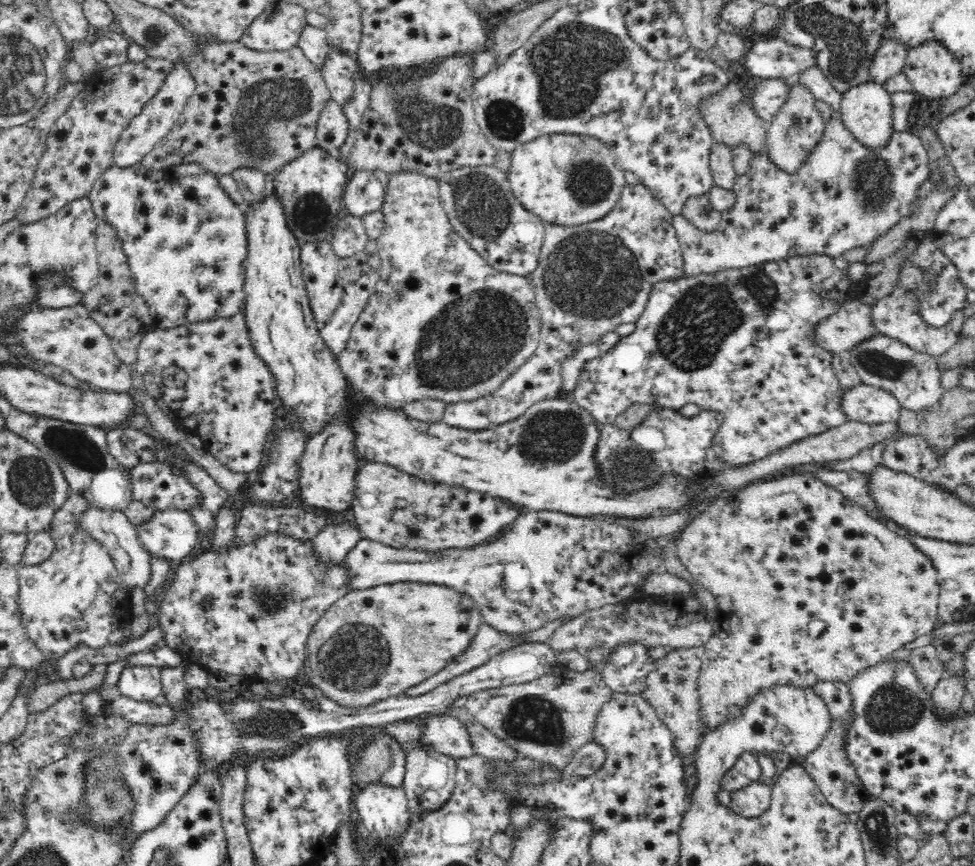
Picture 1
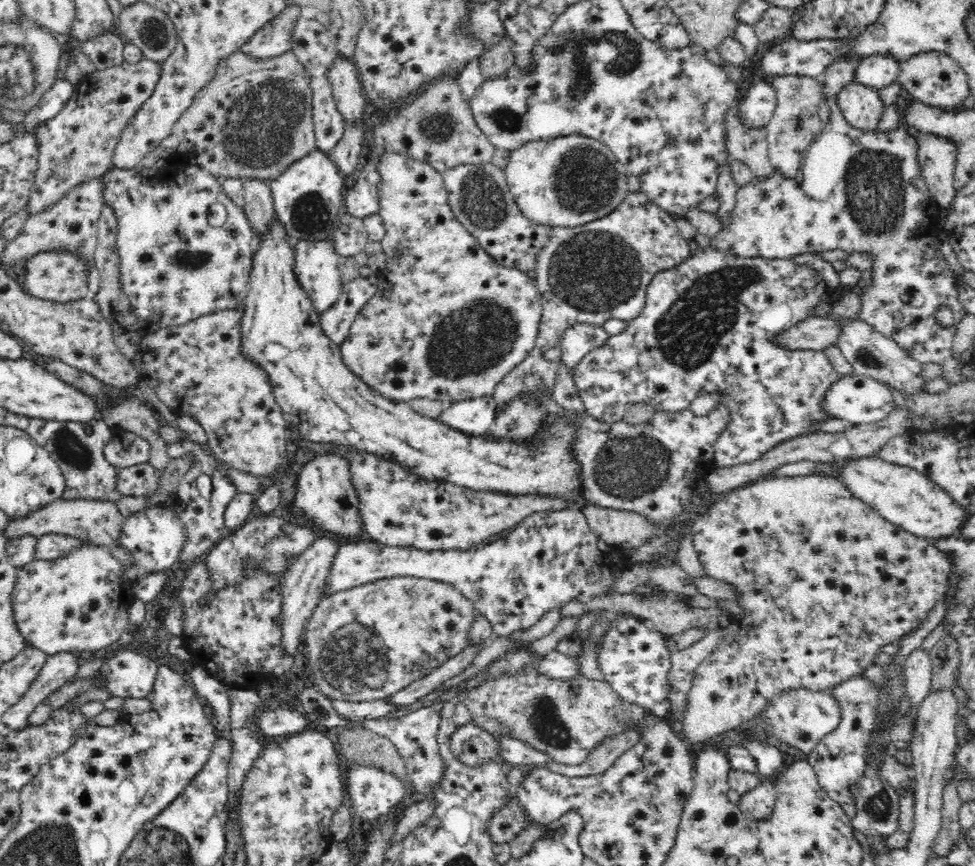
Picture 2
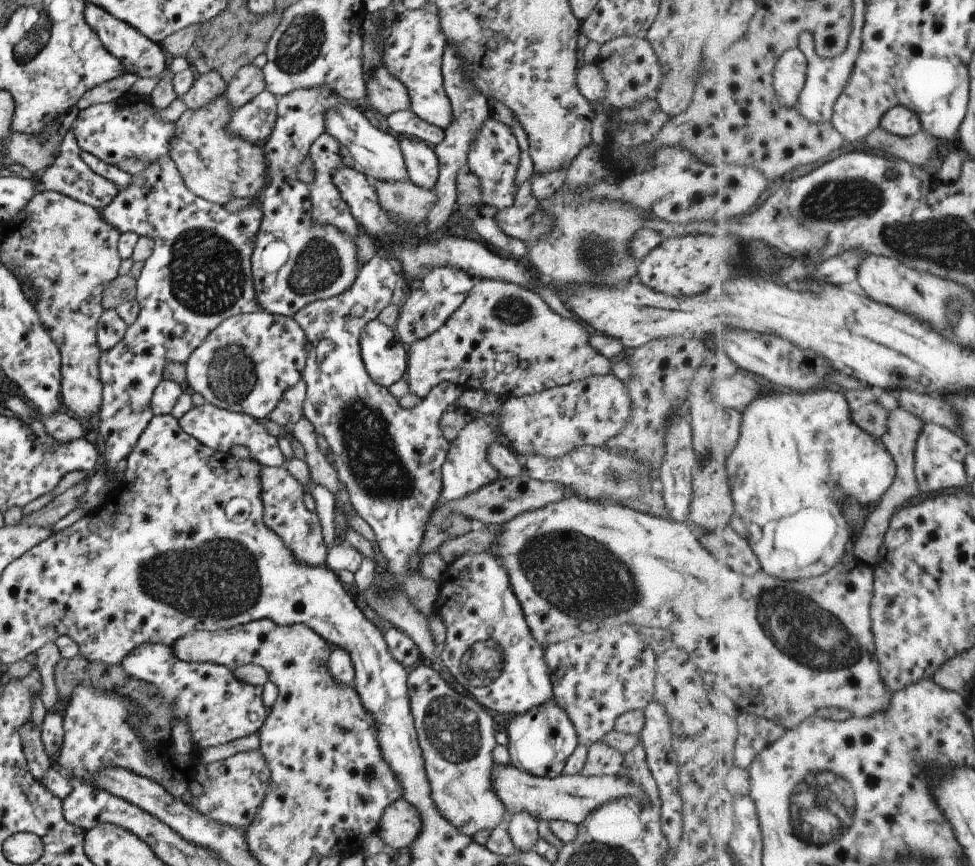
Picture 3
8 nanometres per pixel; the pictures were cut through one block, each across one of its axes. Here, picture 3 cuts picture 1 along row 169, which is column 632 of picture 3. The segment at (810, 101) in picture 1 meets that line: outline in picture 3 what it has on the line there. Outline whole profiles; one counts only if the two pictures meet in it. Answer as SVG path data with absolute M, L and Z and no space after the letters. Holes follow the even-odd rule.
M493 764L491 768L491 788L499 802L505 807L505 812L515 814L525 812L538 821L565 821L579 825L595 808L618 797L629 796L637 798L641 806L647 804L647 798L639 786L633 782L611 776L581 776L561 774L553 778L536 777L528 772L516 769L510 764Z

